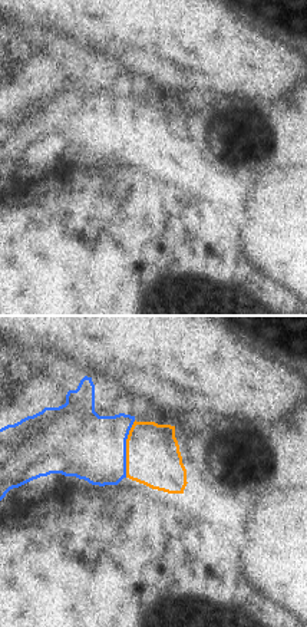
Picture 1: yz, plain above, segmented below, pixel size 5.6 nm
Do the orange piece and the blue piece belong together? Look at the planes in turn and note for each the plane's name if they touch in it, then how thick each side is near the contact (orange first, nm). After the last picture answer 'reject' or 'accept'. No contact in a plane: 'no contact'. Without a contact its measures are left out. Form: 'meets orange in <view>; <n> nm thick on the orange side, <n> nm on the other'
meets orange in yz; 300 nm thick on the orange side, 360 nm on the other

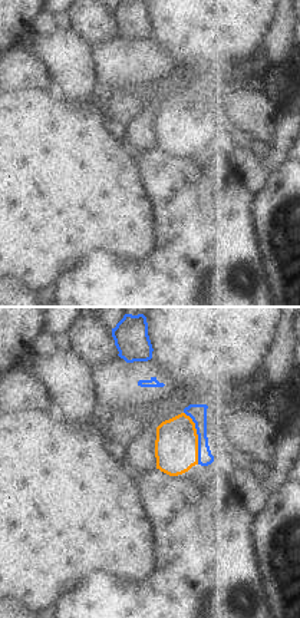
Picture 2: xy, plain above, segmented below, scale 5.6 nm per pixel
meets orange in xy; 240 nm thick on the orange side, 100 nm on the other

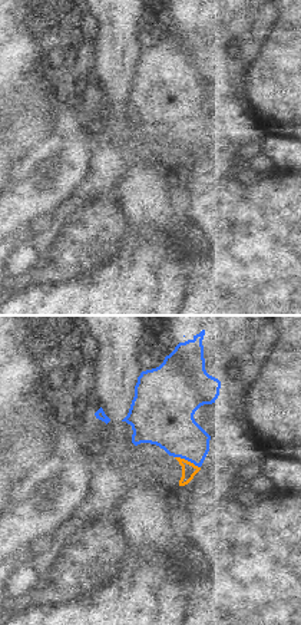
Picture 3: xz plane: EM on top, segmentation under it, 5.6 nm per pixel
meets orange in xz; 80 nm thick on the orange side, 300 nm on the other

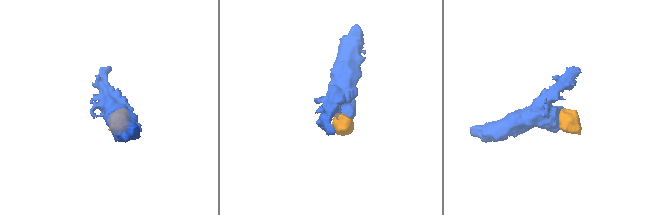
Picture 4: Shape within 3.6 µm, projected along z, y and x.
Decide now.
accept

